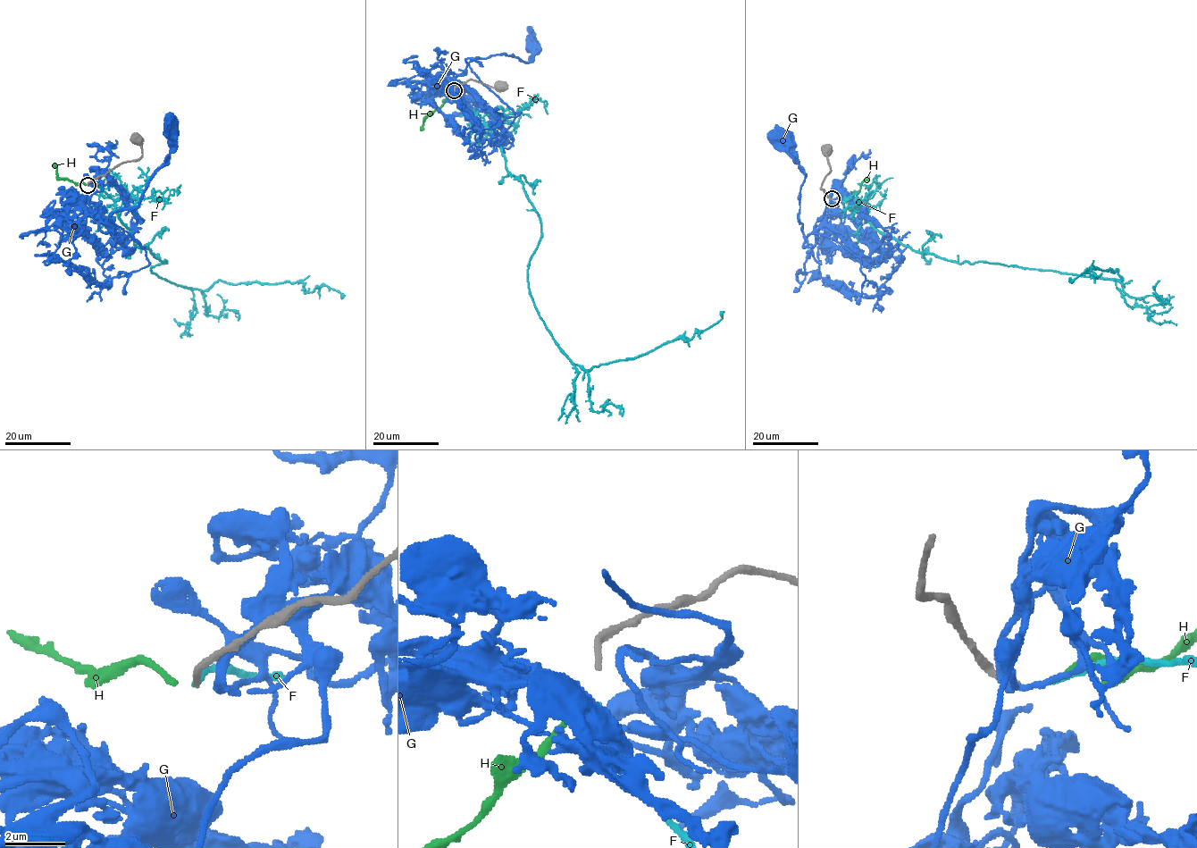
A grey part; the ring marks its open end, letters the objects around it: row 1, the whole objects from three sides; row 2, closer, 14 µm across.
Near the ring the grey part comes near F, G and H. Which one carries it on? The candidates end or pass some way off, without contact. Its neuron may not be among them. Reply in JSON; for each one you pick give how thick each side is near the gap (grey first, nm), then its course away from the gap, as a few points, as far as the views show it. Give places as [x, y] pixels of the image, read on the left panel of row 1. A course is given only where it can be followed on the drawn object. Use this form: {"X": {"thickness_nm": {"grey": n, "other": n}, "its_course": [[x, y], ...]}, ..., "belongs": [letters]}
{"F": {"thickness_nm": {"grey": 200, "other": 160}, "its_course": [[87, 185], [113, 200], [135, 245], [166, 262], [151, 272], [175, 284], [301, 281], [340, 294]]}, "belongs": ["F"]}

